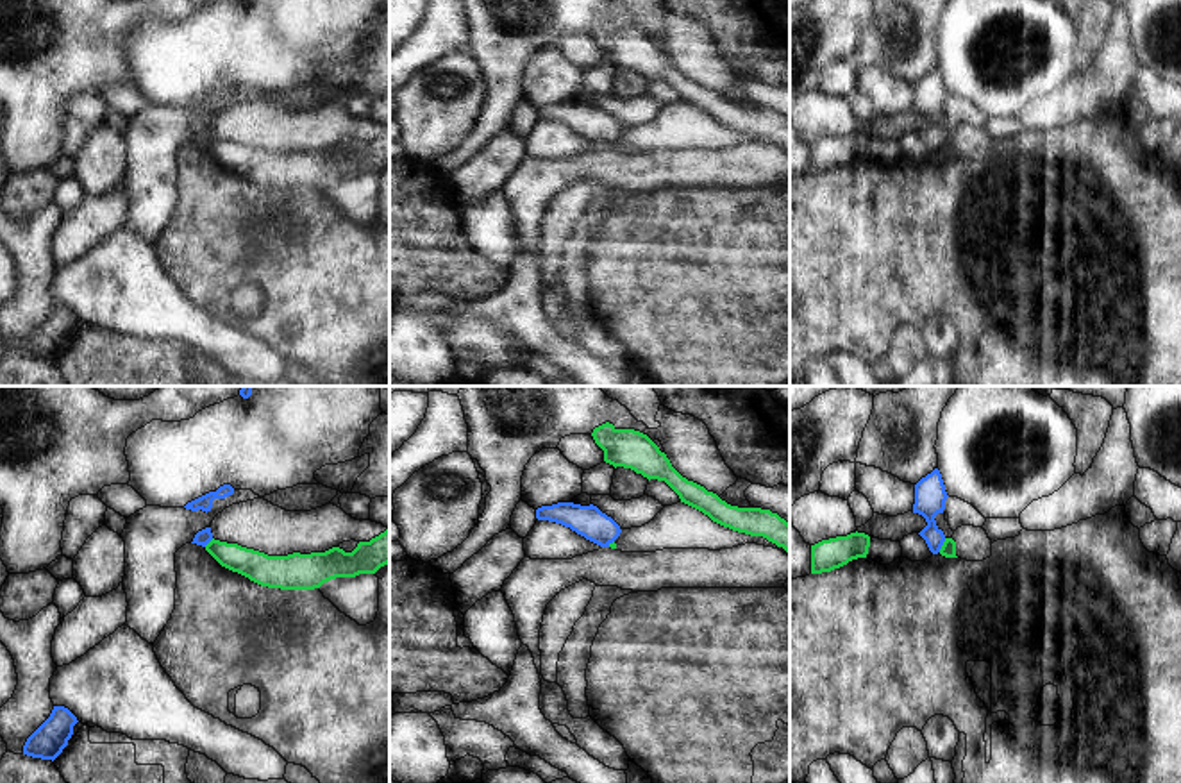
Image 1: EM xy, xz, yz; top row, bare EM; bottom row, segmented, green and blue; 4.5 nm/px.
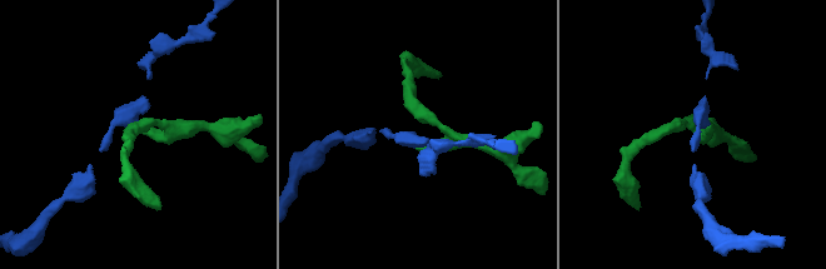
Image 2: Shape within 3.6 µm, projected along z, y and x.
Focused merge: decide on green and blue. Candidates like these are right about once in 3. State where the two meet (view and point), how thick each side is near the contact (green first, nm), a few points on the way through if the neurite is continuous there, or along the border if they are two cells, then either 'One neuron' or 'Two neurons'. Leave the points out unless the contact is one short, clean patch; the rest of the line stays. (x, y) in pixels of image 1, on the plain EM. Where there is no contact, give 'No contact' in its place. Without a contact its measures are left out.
Touches green at yz (942, 145). Thickness 70 nm (green) against 140 nm. Boundary: yz (946, 138), (938, 151). Two neurons.

